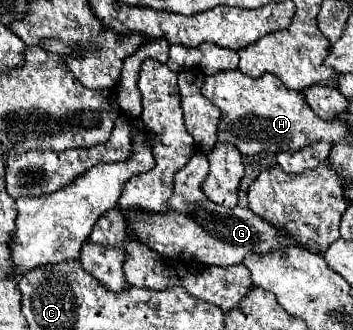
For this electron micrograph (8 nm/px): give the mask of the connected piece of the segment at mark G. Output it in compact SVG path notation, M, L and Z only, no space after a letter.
M194 152L190 162L174 176L174 192L166 214L128 214L142 244L156 250L164 258L202 266L232 266L240 264L246 254L268 254L288 246L300 246L294 236L282 228L274 228L250 208L224 208L210 202L200 188L208 170L210 166L206 154Z

